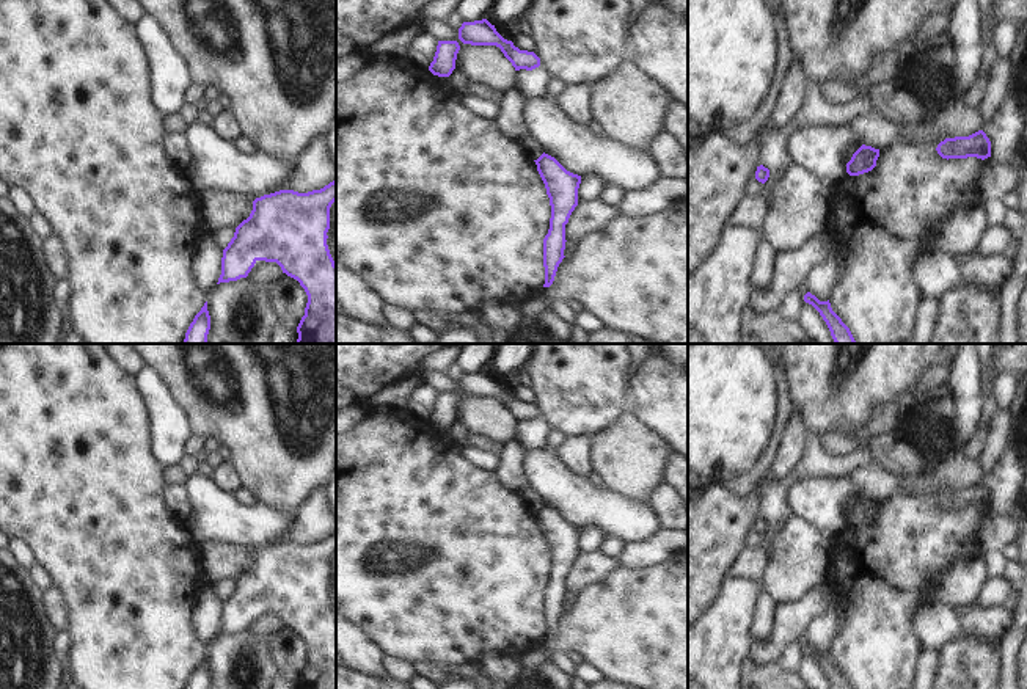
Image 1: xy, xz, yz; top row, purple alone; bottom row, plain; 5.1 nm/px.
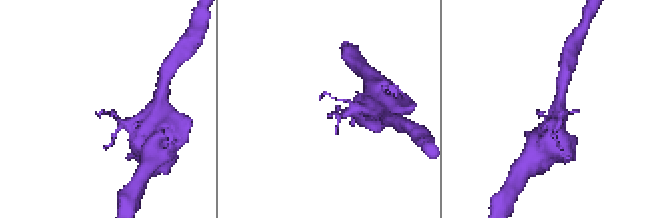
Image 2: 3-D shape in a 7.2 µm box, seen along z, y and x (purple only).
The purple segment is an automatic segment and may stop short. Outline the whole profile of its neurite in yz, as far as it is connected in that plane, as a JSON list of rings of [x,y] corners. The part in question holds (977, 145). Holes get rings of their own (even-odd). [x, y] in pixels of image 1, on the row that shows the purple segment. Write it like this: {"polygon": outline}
{"polygon": [[[983,130],[969,137],[945,138],[936,148],[942,159],[988,159],[991,157],[991,141]]]}

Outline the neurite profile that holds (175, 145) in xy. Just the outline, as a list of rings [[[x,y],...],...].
[[[165,130],[160,141],[166,157],[174,165],[184,168],[190,162],[190,149],[185,133]]]

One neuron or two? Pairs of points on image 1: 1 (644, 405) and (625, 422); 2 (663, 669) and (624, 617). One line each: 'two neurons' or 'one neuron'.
1: two neurons
2: one neuron

